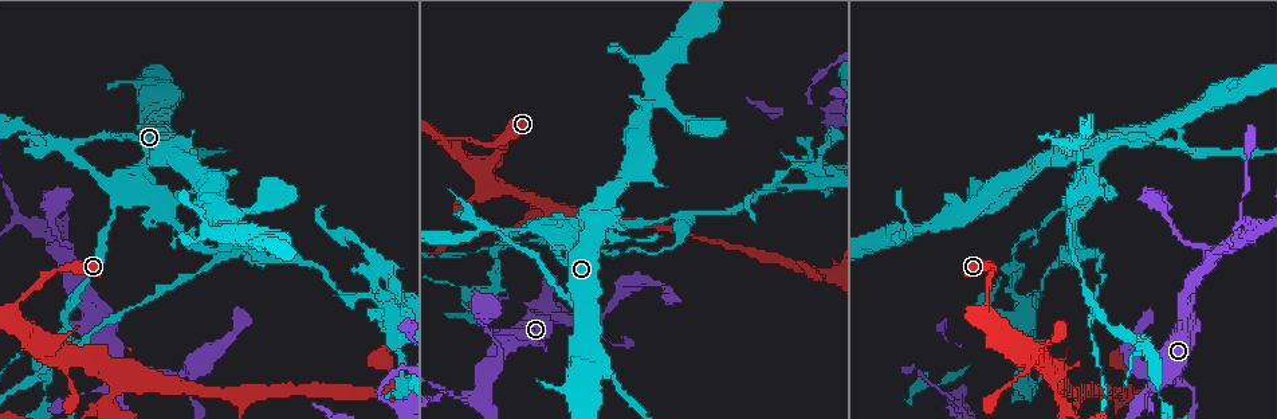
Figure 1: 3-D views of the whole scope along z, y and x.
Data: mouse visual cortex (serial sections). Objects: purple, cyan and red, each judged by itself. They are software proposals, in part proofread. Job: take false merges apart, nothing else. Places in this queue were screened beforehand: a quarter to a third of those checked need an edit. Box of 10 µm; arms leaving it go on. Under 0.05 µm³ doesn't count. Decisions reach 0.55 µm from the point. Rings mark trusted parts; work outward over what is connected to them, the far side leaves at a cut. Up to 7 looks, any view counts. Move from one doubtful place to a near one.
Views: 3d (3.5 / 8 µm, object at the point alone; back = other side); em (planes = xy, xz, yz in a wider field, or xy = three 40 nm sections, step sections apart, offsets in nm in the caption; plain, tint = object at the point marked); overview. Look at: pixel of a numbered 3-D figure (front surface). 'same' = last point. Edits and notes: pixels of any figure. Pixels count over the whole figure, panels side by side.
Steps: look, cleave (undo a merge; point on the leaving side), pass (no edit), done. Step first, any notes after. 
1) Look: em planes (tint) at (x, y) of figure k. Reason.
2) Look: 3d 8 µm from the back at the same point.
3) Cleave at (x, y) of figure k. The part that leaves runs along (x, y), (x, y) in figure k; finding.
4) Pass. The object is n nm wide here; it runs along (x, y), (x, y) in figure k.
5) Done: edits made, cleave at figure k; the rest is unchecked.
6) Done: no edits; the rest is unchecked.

Look: 3d 3.5 µm at (66, 257) of figure 1. Side arm on a straight run.

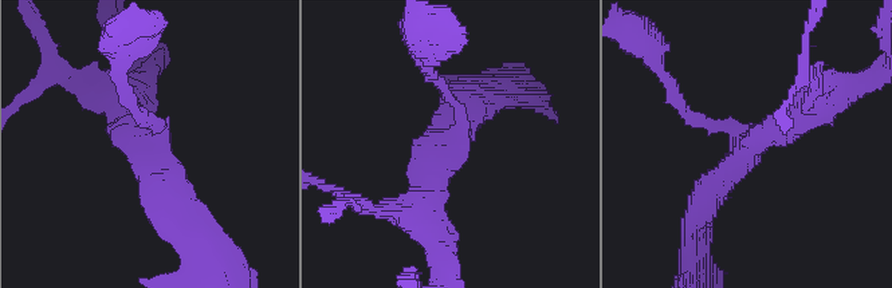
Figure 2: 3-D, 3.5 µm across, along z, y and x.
Look: em xy step 2 (tint) at (454, 142) of figure 2. 3 arms meet here; the arms are 150, 400, 400 nm wide.

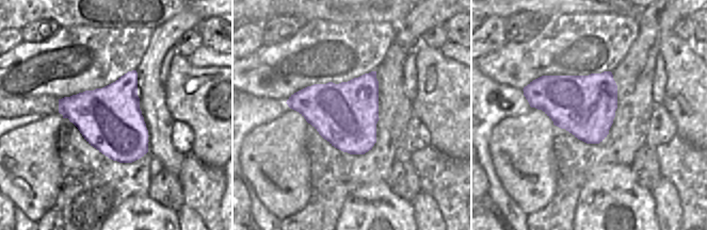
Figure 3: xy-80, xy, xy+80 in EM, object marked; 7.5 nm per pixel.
Look: em xy step 1 (tint) at the same point.

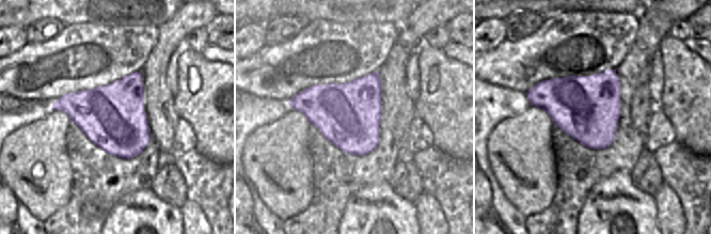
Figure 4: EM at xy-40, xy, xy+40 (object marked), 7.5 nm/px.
Pass. It runs along (699, 220), (757, 138), (812, 105) in figure 2; one cell here.

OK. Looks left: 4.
Look: 3d 3.5 µm from the back at (666, 227) of figure 1. Side arm on a straight run.

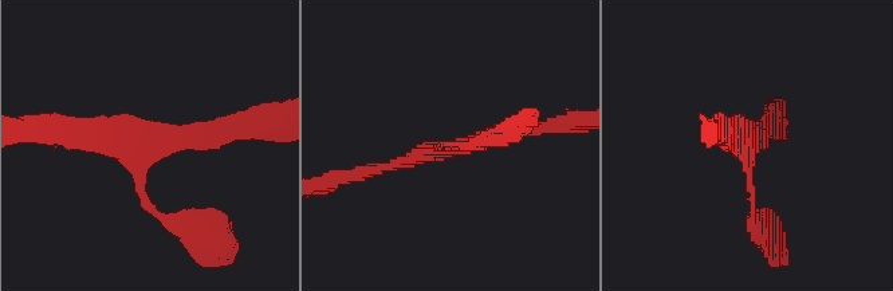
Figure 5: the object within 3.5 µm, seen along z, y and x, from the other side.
Look: em xy step 2 (tint) at (145, 138) of figure 5. 3 arms meet here; the arms are 100, 150, 150 nm wide.

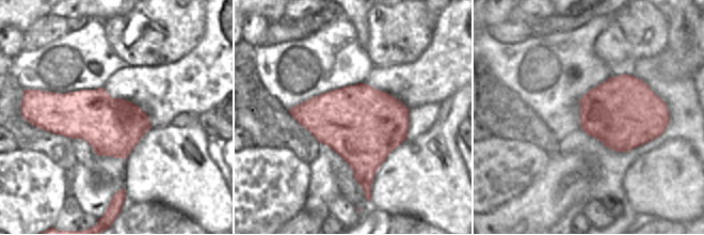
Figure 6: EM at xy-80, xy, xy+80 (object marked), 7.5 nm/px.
Pass. All the same cell.

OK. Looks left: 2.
Look: 3d 3.5 µm at (822, 269) of figure 1. A narrow waist.

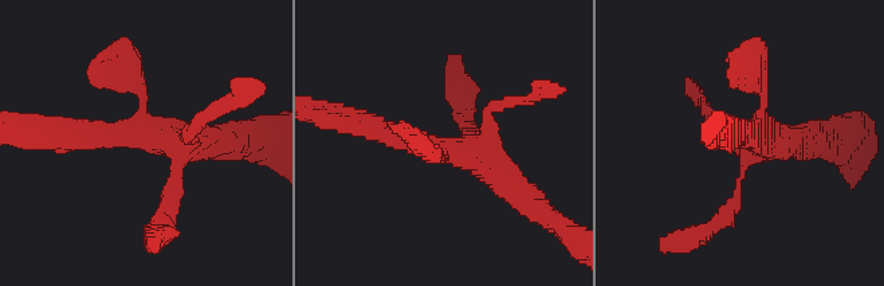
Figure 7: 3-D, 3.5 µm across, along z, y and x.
Look: em xy step 5 (tint) at (437, 140) of figure 7.

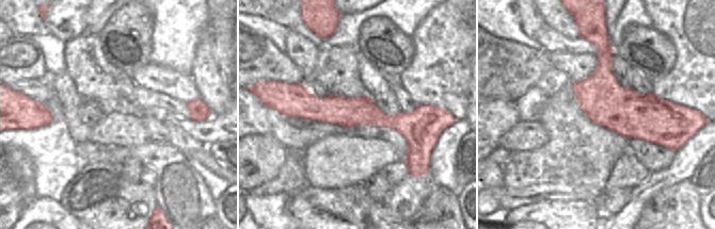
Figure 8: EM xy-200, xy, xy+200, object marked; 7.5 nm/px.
Pass. The arms are 200, 200, 250 nm wide; it runs along (287, 103), (428, 120) in figure 8; all the same cell.

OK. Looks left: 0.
Done: no edits; the rest is unchecked.

